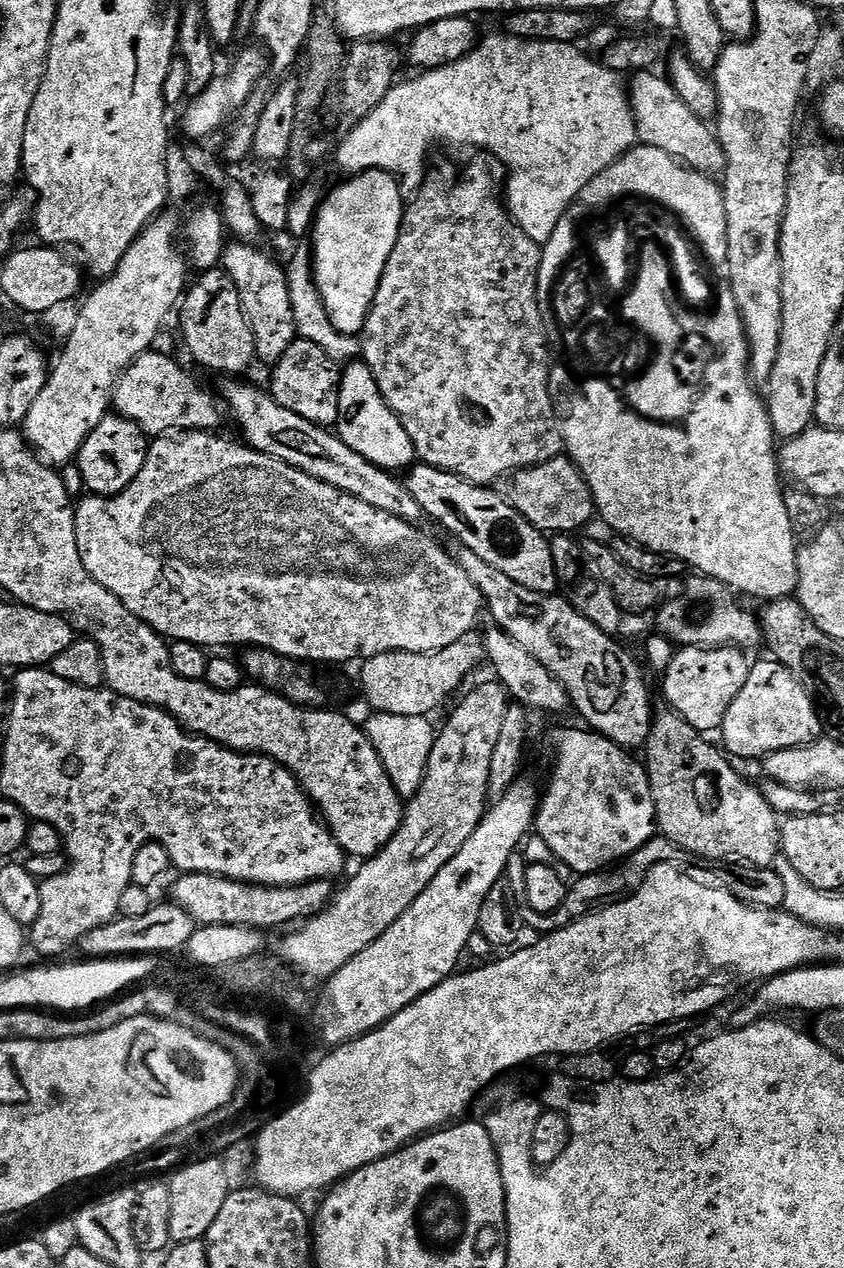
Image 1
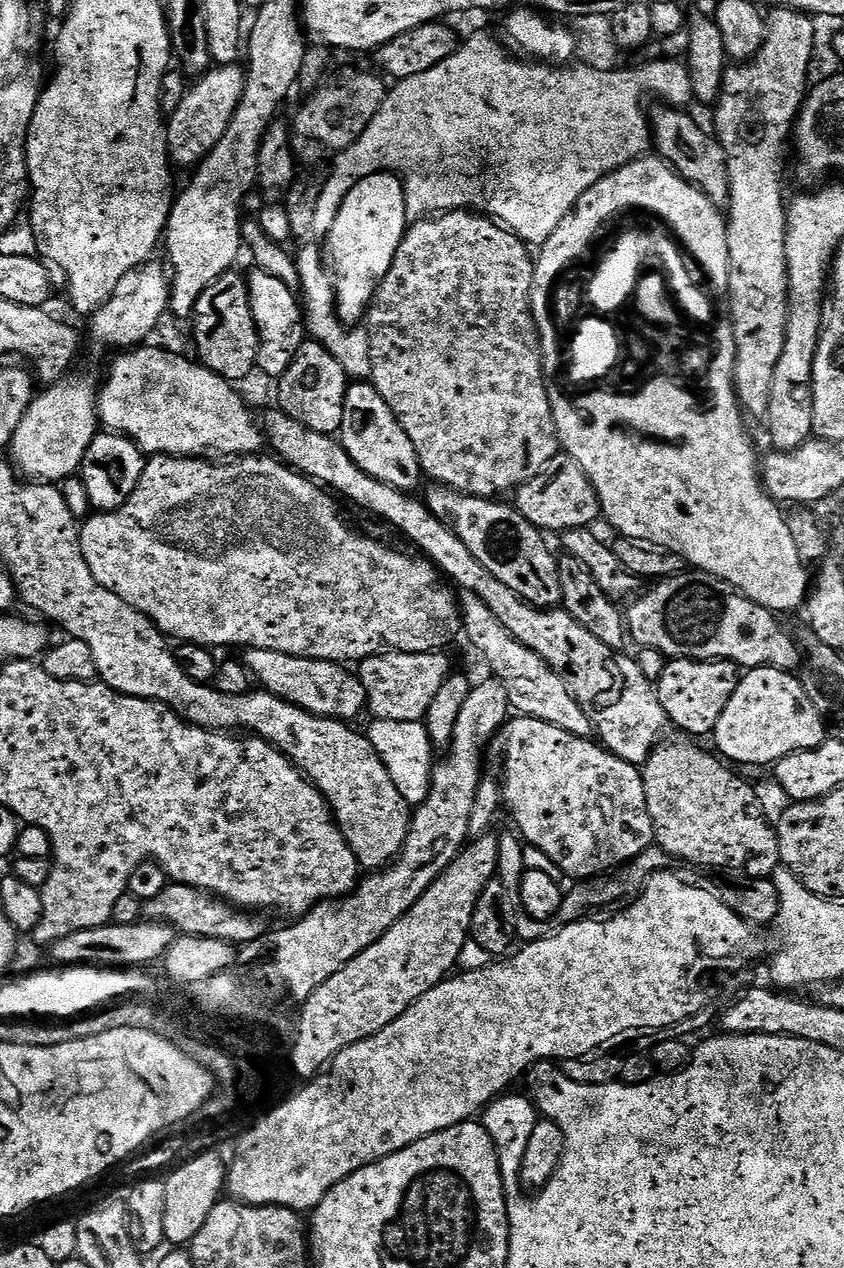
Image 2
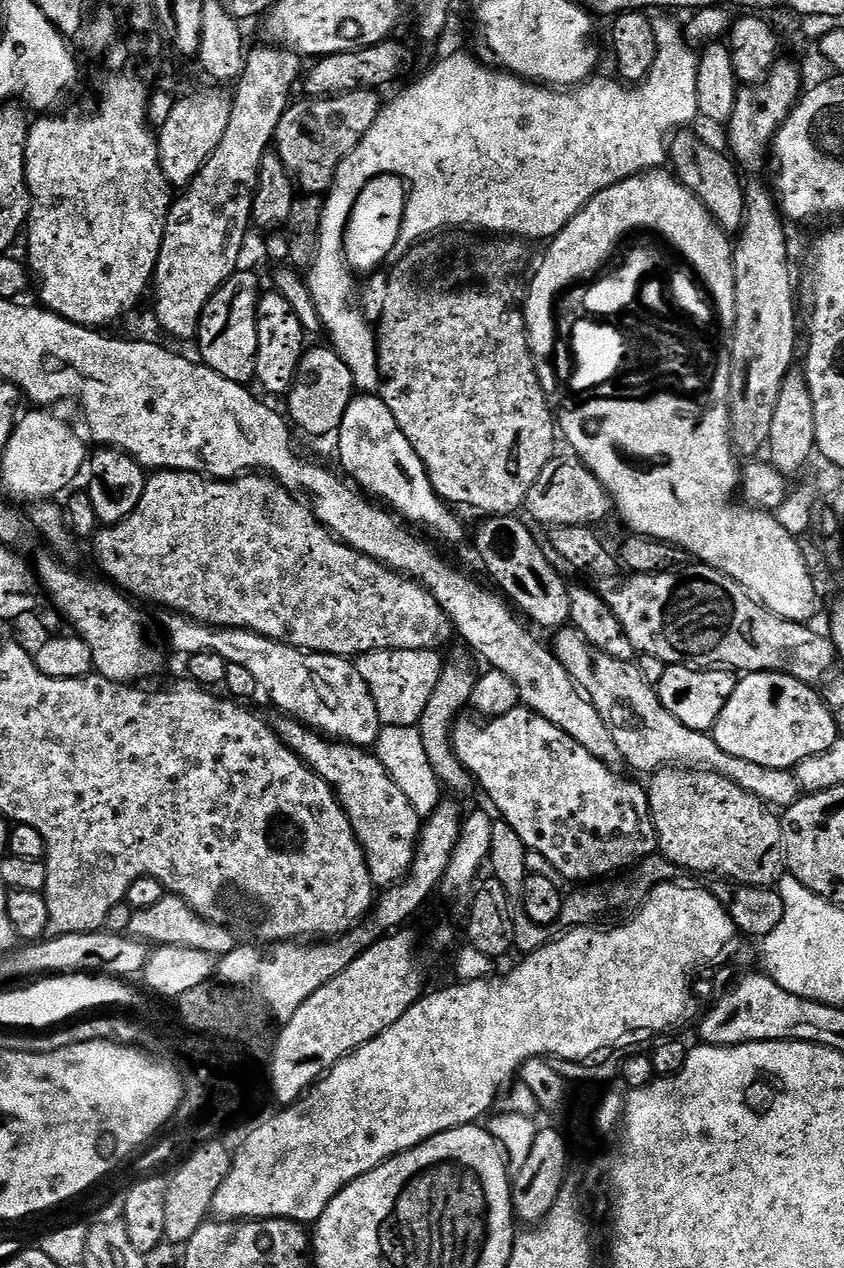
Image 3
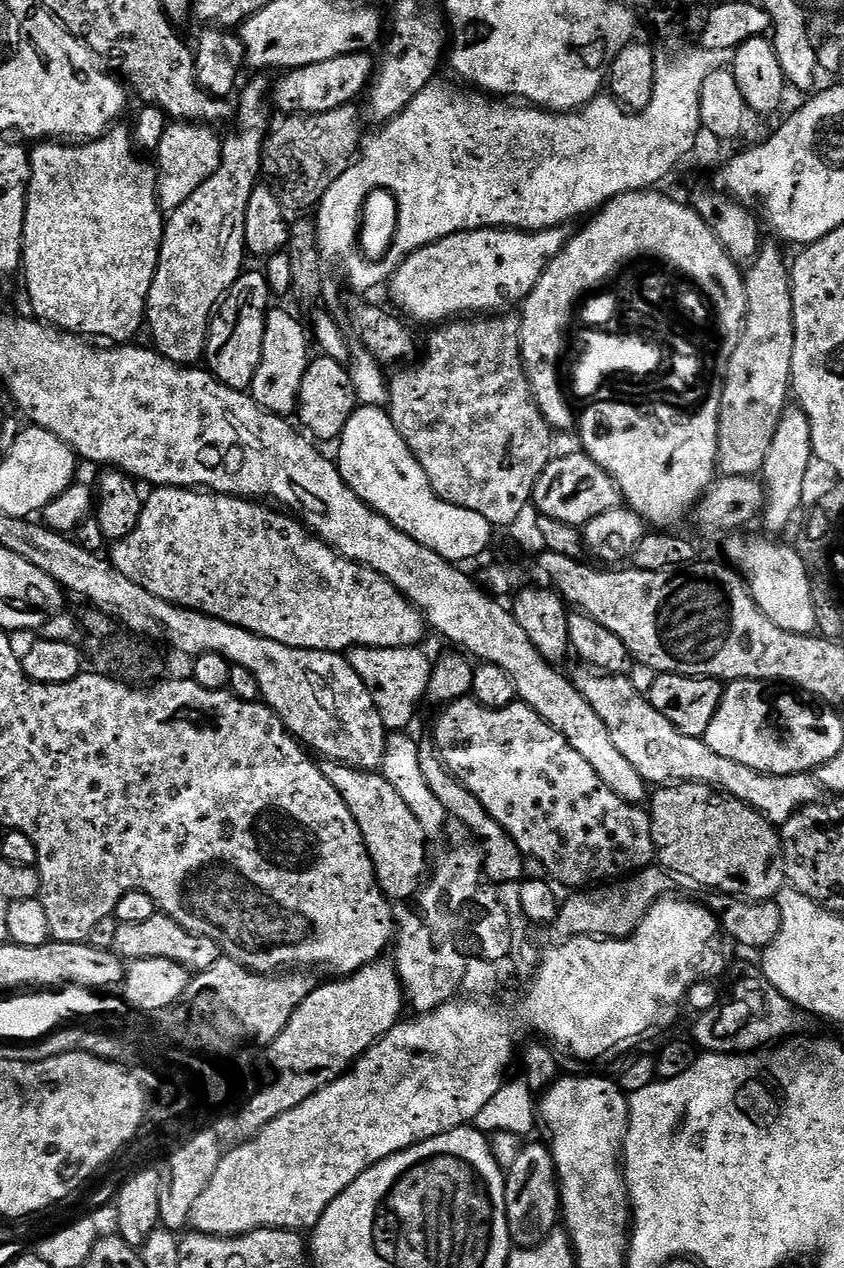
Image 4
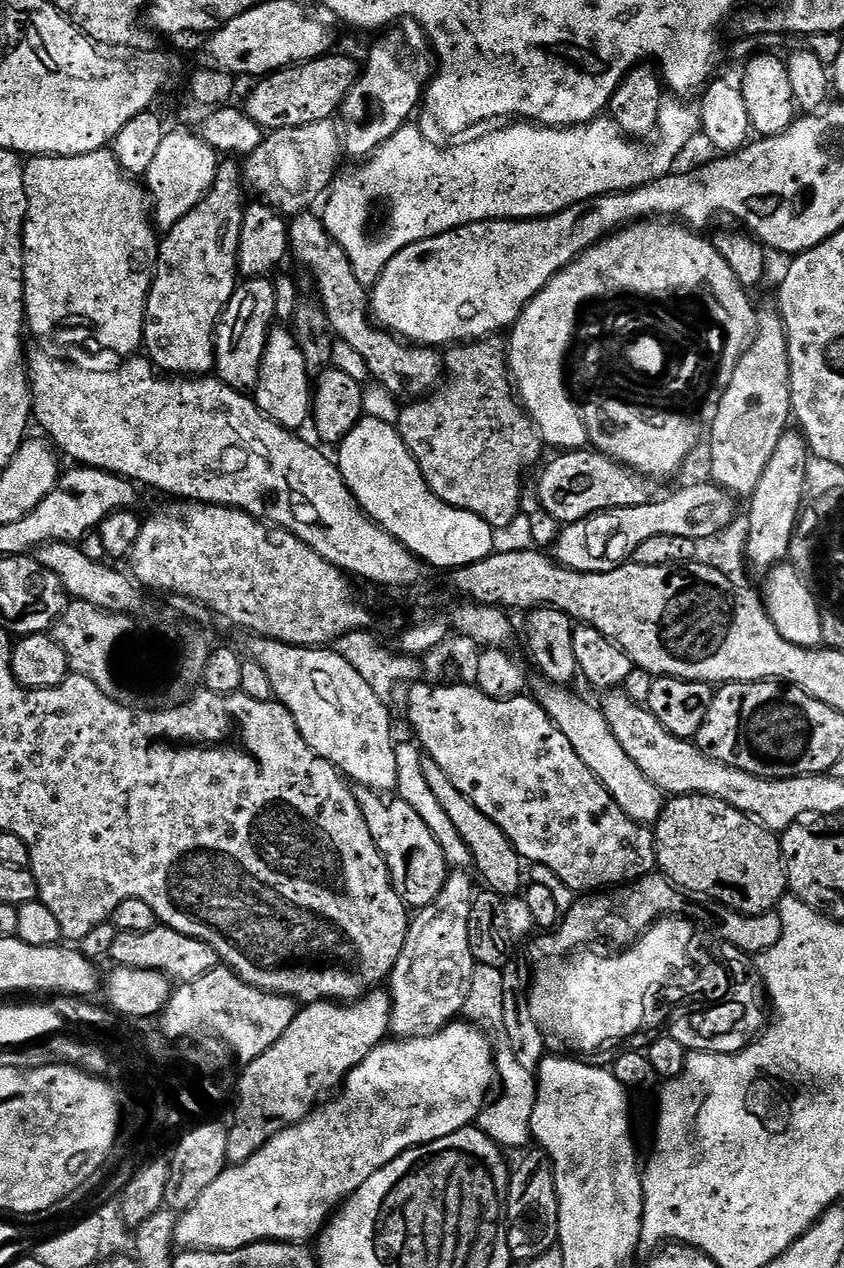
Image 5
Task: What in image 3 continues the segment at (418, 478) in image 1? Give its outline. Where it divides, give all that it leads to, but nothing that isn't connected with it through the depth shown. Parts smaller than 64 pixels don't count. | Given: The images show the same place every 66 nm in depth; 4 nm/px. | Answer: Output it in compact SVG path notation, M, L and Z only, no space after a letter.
M511 515L481 519L480 529L476 532L476 552L480 555L481 562L488 567L489 574L496 579L495 587L521 613L524 611L540 628L559 630L572 618L569 585L564 585L559 570L548 561L549 553L540 549L540 544L532 537L531 530L516 519L520 518Z

